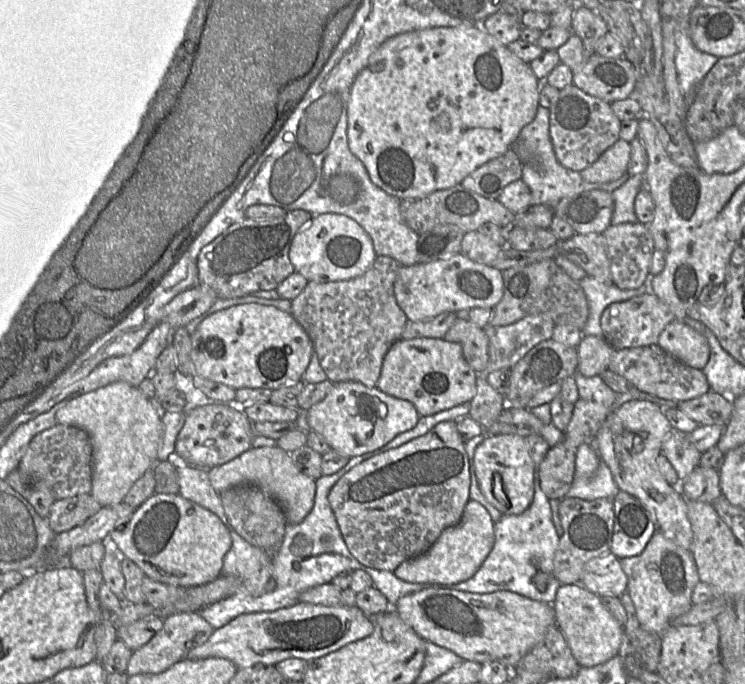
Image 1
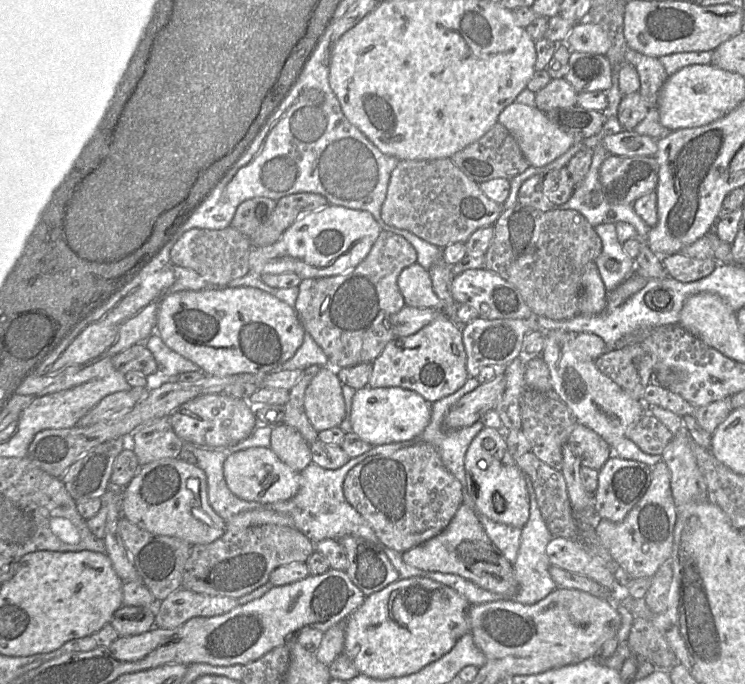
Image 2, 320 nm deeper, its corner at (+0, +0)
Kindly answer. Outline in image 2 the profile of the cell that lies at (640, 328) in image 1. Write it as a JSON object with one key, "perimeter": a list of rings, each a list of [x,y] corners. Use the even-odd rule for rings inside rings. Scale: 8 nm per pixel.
{"perimeter":[[[680,253],[664,257],[661,263],[670,277],[684,283],[707,277],[717,266],[714,258],[696,259]]]}

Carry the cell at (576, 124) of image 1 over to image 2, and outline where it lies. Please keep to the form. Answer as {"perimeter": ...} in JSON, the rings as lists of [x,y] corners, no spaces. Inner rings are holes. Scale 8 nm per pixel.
{"perimeter":[[[564,78],[552,79],[546,87],[535,93],[535,106],[543,113],[556,108],[575,106],[578,93]]]}

